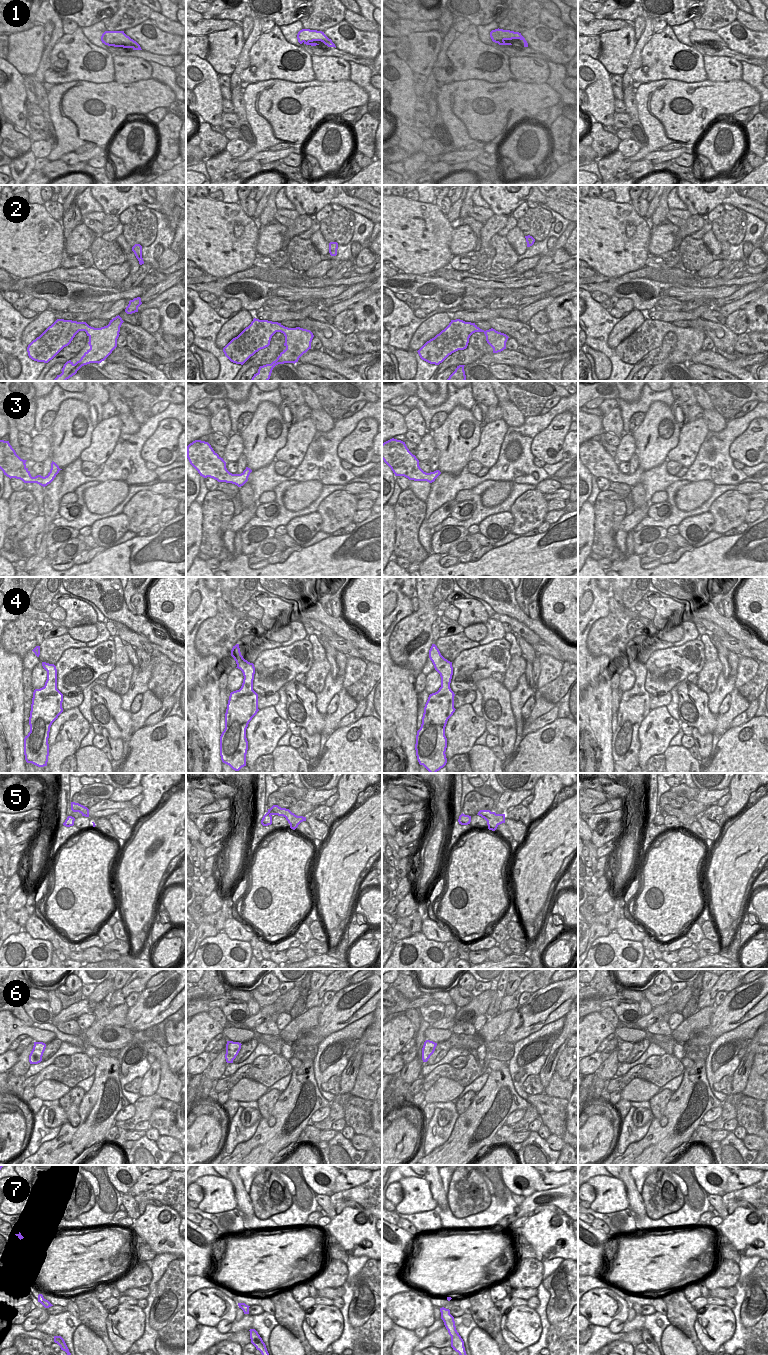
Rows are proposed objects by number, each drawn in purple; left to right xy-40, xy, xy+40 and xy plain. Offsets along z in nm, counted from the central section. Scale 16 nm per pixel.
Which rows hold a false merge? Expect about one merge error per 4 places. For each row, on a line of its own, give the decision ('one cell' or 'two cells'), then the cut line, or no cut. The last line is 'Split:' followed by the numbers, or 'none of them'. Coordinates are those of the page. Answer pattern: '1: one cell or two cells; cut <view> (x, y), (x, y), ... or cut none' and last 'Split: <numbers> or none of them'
1: one cell; cut none
2: one cell; cut none
3: one cell; cut none
4: one cell; cut none
5: two cells; cut xy (267, 812), (270, 815)
6: one cell; cut none
7: one cell; cut none
Split: 5

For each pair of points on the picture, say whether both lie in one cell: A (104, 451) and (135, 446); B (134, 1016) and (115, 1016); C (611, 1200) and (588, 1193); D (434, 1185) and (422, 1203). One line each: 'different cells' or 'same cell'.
A: different cells
B: different cells
C: different cells
D: different cells

